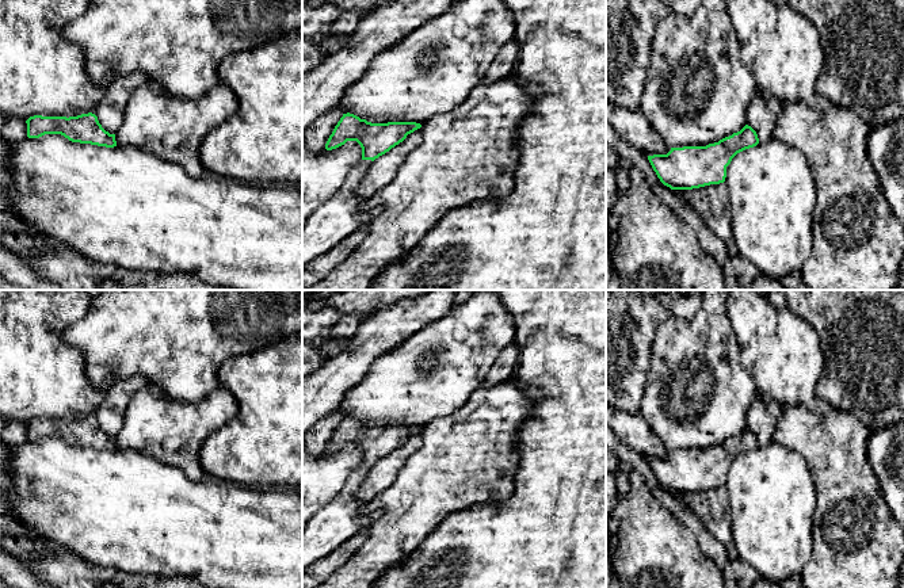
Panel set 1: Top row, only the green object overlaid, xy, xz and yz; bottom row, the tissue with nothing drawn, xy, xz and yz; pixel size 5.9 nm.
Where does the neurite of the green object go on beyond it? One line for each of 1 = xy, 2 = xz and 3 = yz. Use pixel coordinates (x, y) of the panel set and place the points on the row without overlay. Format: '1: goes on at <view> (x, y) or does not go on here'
1: does not go on here
2: goes on at xz (342, 518)
3: does not go on here

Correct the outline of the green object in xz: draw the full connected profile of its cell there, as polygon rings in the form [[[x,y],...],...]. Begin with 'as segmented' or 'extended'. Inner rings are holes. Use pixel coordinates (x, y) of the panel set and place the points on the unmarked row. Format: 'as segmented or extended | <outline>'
extended | [[[343,417],[325,453],[332,454],[347,444],[356,444],[362,451],[362,463],[351,471],[342,490],[302,528],[302,573],[310,564],[329,555],[381,516],[379,512],[363,513],[363,504],[356,499],[356,493],[375,462],[420,431],[416,425],[371,427],[354,417]]]

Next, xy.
as segmented | [[[92,416],[77,420],[34,419],[27,424],[27,440],[39,442],[45,438],[61,438],[72,446],[98,450],[117,450],[115,438],[106,435]]]

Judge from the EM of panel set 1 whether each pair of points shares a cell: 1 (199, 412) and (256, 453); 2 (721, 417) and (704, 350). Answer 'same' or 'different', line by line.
1: different
2: same

